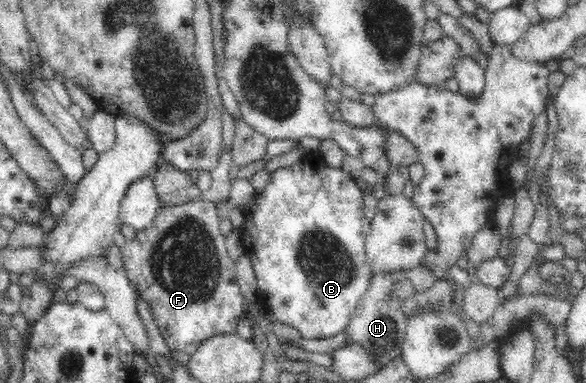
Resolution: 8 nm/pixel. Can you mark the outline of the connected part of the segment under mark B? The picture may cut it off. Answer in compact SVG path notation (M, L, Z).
M307 151L307 156L291 166L277 168L270 176L266 188L262 192L256 192L254 200L243 207L244 224L240 228L241 241L245 247L246 256L252 262L255 278L257 279L257 301L274 320L278 320L289 326L293 326L300 332L303 338L334 337L342 330L350 316L355 312L360 299L366 294L371 283L370 269L364 260L364 240L369 230L369 222L364 215L363 192L356 185L355 180L346 174L342 168L332 168L320 151Z

